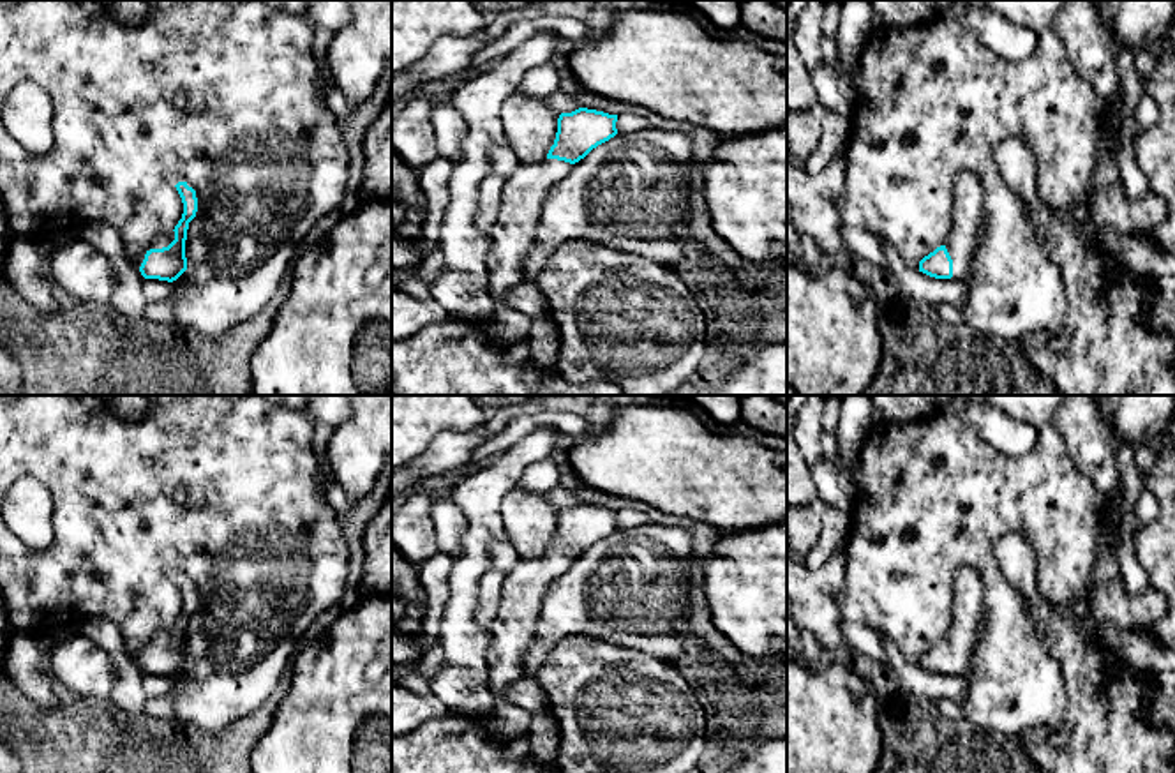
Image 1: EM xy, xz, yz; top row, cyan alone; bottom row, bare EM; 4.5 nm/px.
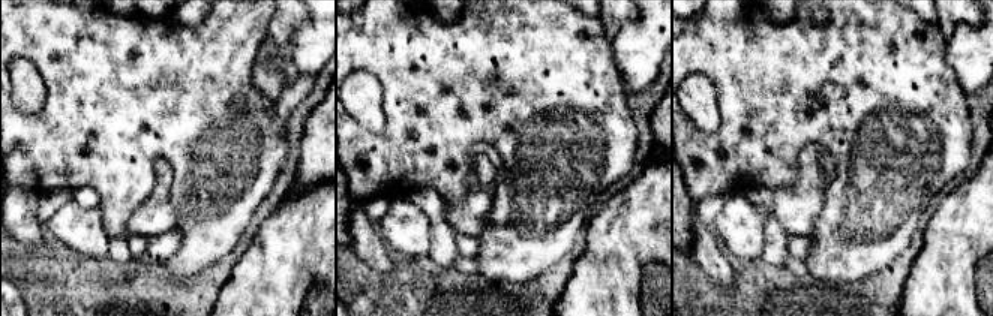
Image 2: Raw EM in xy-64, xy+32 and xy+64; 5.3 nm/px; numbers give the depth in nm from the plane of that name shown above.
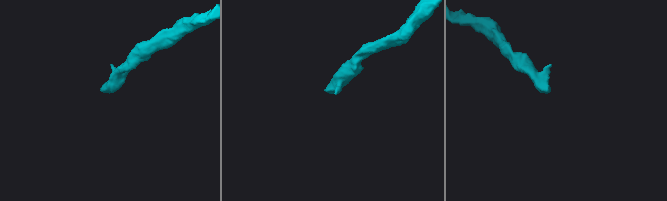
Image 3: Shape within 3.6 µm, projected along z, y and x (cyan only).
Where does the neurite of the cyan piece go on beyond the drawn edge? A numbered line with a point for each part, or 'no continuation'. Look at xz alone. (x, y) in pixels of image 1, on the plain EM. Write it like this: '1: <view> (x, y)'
1: xz (512, 632)

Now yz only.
1: yz (967, 609)

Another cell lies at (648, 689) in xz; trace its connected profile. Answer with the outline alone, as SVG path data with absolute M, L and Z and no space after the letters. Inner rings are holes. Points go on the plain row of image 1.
M568 635L535 678L558 722L561 773L693 773L709 732L706 706L674 662L588 635Z

